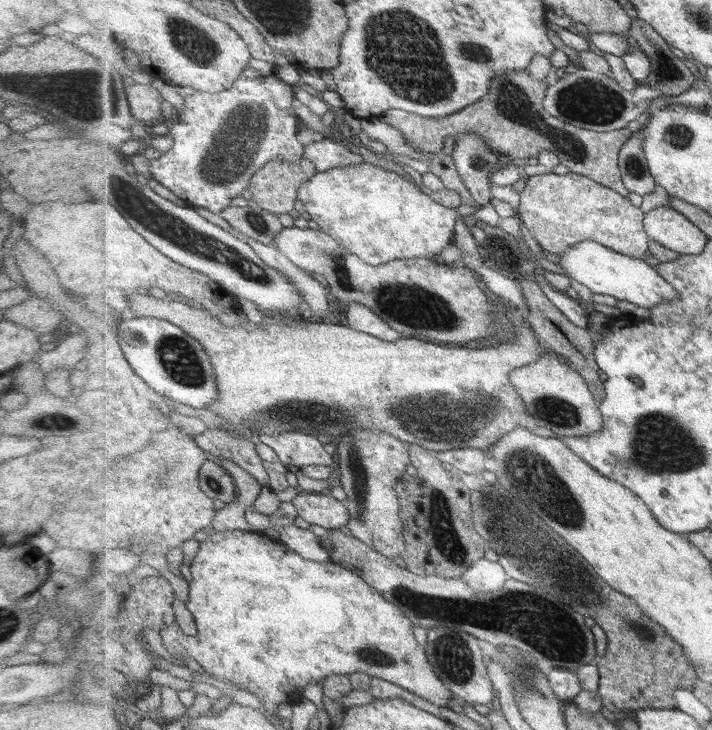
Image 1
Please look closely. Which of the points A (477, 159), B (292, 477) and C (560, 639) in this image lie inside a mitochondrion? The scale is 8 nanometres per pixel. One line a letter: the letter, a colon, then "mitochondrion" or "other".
A: mitochondrion
B: other
C: mitochondrion

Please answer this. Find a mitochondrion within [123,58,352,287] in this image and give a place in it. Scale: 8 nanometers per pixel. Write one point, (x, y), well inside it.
(225, 159)

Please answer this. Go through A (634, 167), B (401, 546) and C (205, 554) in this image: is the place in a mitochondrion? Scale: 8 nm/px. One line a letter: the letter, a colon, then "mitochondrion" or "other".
A: mitochondrion
B: other
C: other

